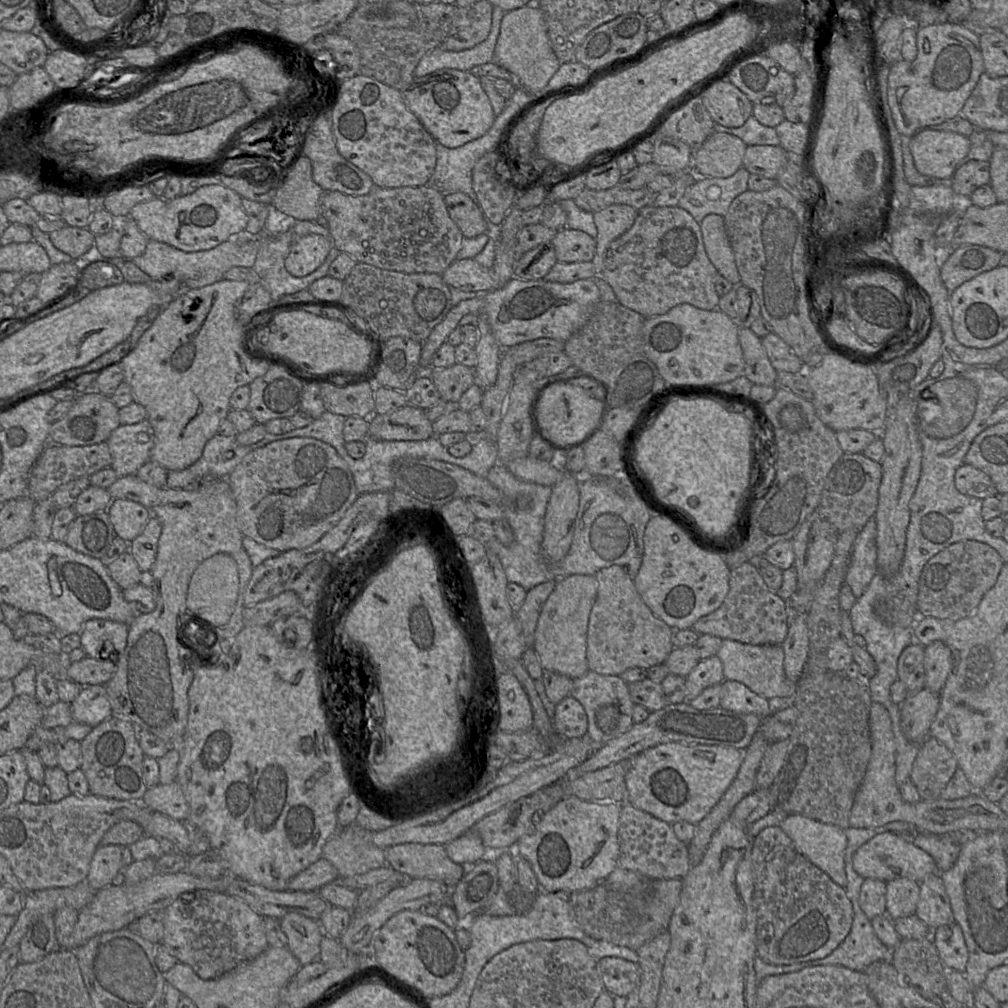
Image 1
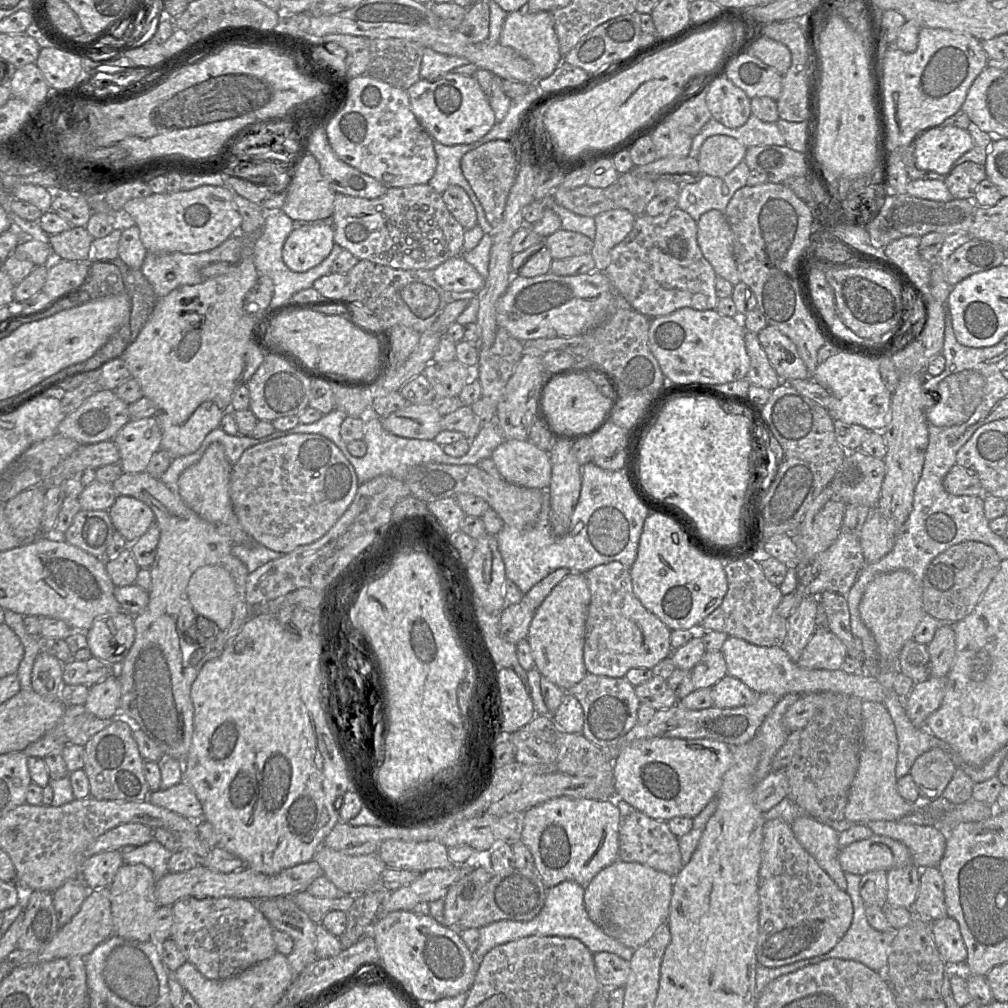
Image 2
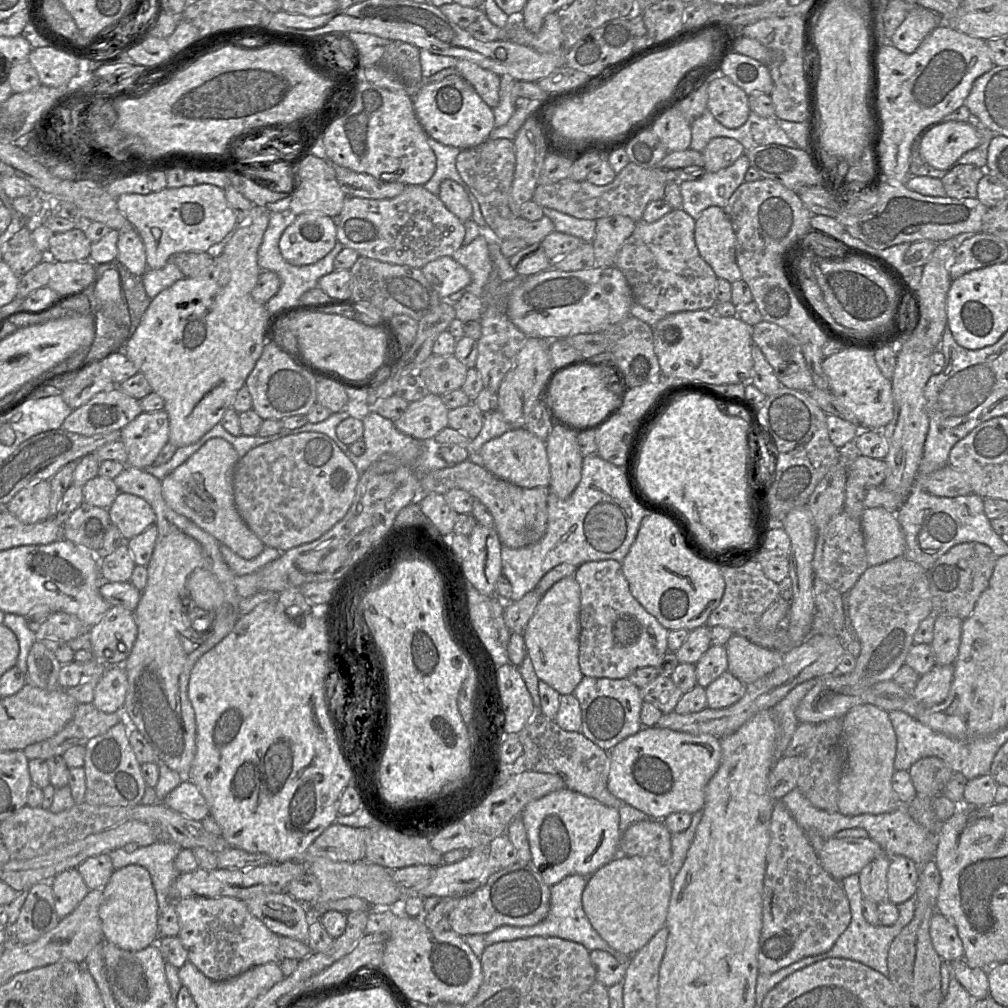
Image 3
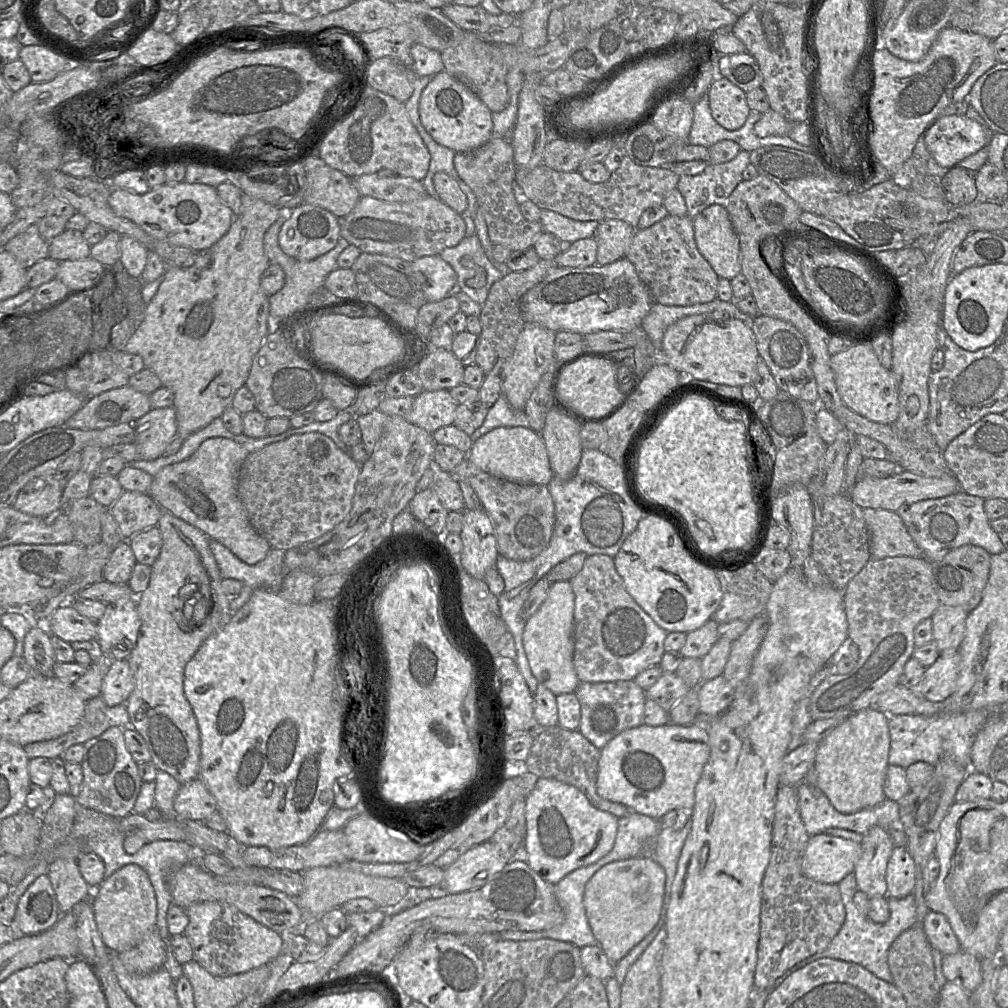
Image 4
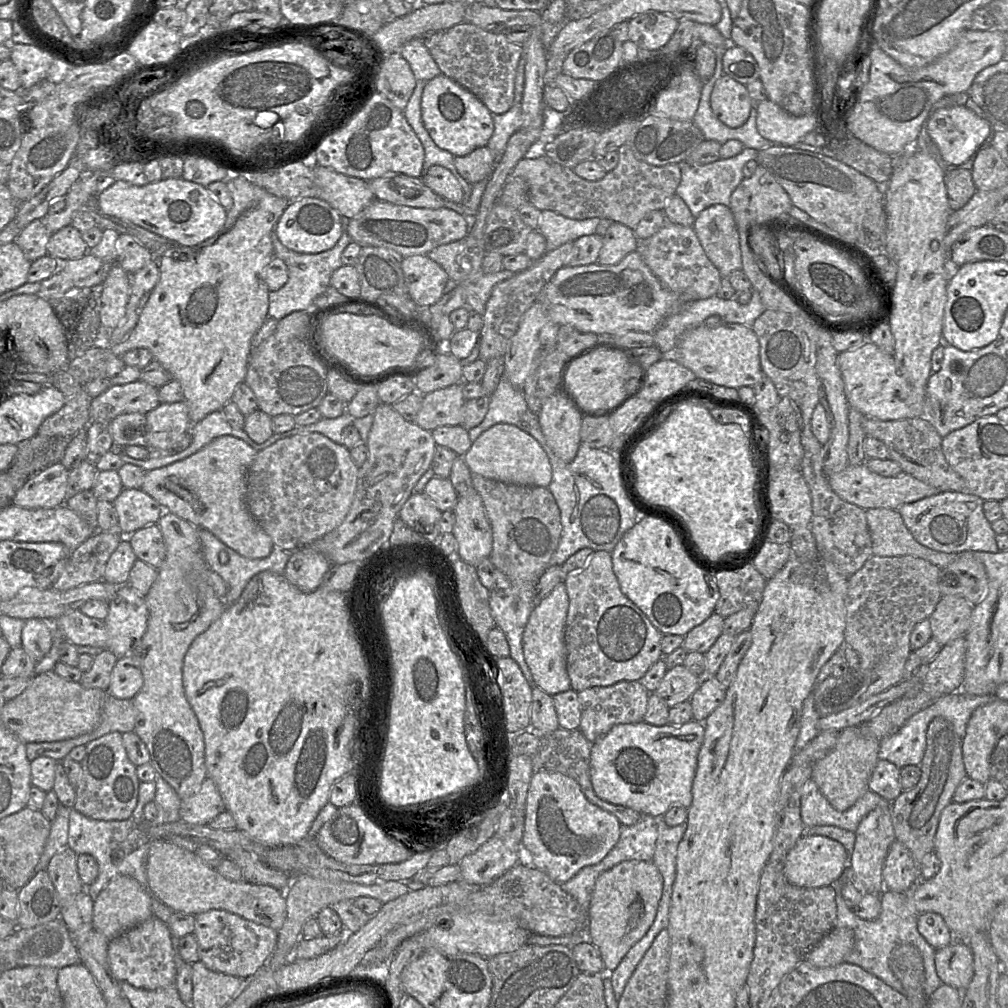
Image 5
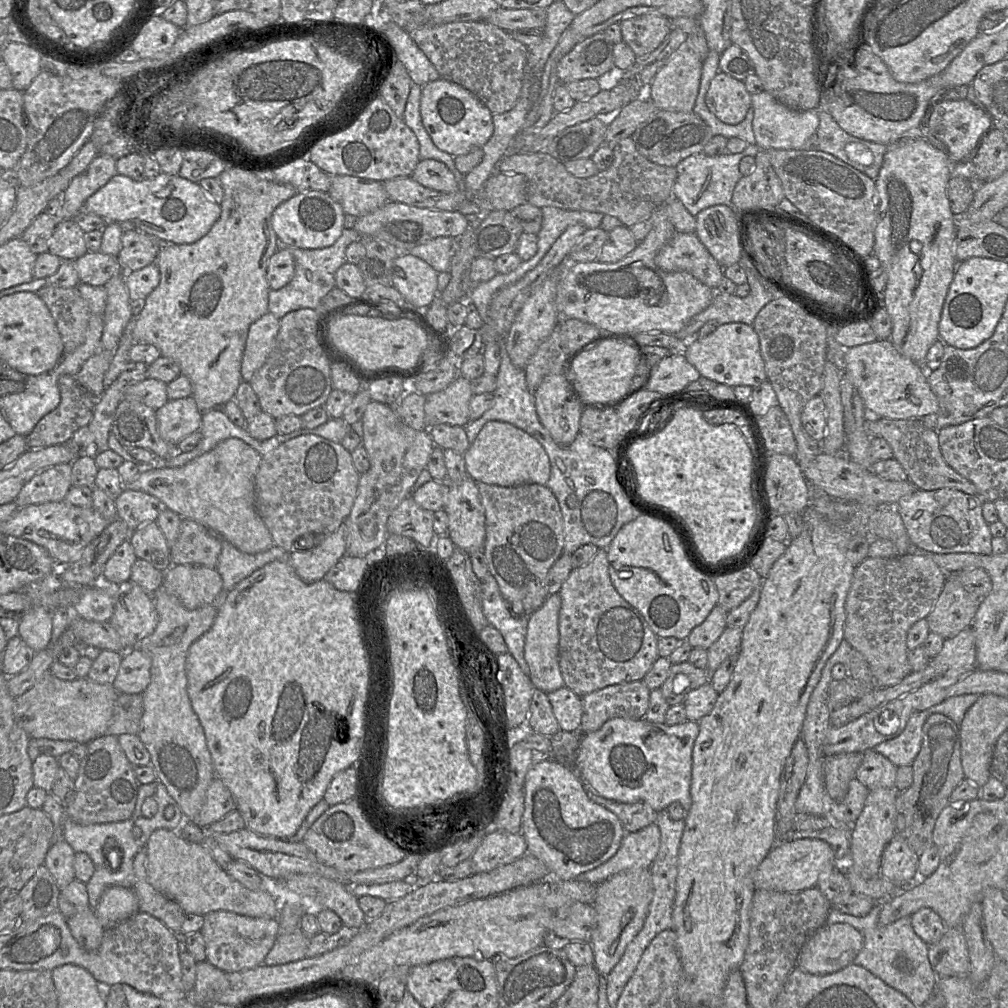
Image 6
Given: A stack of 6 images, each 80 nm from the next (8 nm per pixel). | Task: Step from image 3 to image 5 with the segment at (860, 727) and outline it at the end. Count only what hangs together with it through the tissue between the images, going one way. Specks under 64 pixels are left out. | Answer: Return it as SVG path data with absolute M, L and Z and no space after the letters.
M859 726L840 731L833 750L812 766L812 779L830 804L839 811L848 810L869 790L871 774L879 761L880 741L861 734Z

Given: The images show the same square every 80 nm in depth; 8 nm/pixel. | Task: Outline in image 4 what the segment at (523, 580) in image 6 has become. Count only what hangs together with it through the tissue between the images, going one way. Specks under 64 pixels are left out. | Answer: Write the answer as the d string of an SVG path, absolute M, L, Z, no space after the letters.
M467 457L449 474L457 482L464 481L468 483L476 492L484 511L491 519L499 555L516 561L526 561L536 557L547 547L555 524L555 506L547 485L518 484L494 477L479 469Z

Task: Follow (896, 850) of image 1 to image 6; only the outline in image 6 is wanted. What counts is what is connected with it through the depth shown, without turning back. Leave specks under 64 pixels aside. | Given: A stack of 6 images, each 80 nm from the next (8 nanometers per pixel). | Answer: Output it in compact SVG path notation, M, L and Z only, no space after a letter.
M801 838L775 844L759 864L754 873L756 890L766 889L780 892L798 892L816 887L819 876L835 868L832 847L821 839Z

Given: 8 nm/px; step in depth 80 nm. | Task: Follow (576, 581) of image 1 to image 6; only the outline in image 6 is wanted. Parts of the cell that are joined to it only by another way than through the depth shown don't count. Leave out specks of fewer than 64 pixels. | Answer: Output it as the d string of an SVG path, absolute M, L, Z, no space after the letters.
M559 593L547 596L544 603L529 616L525 638L524 657L530 669L530 680L535 686L546 693L565 686L559 667L559 611L561 597Z

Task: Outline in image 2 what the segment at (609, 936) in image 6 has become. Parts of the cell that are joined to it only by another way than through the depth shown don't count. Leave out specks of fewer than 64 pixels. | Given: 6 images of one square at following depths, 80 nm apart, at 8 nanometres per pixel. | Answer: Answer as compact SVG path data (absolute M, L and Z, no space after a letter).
M620 859L602 869L585 887L584 905L589 918L604 933L624 946L636 950L647 942L657 930L667 924L672 898L674 877L638 862Z

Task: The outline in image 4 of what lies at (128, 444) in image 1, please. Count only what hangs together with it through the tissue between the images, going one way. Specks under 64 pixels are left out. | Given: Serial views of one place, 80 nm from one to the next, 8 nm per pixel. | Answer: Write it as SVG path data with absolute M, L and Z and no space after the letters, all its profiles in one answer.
M174 407L151 409L134 421L133 426L133 444L136 446L139 460L154 460L164 454L177 435L176 411Z

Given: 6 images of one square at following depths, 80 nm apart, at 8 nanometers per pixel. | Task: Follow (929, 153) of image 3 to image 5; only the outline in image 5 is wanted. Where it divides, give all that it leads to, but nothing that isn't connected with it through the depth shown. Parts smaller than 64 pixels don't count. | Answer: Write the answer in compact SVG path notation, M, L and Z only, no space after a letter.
M955 106L938 109L930 114L926 121L926 128L929 136L937 146L944 162L948 165L959 165L967 161L972 155L984 147L990 136L990 123L980 118L969 108Z

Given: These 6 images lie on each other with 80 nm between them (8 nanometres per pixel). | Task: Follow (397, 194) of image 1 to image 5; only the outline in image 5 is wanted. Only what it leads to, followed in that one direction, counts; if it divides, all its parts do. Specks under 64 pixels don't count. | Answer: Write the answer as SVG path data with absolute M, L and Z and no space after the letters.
M374 199L356 217L350 219L346 232L361 247L384 247L408 257L427 255L440 245L464 238L467 235L467 223L461 214L446 207L414 208Z

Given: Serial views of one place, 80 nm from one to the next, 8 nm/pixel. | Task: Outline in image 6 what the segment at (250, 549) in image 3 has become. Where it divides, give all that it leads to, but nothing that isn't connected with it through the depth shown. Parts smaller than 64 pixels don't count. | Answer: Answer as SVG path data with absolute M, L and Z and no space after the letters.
M228 438L221 442L219 442L213 449L206 452L205 454L201 455L198 458L193 459L192 461L188 462L187 464L180 466L180 467L163 467L163 468L143 468L140 475L131 483L124 484L124 489L129 490L136 490L136 491L143 491L150 495L155 496L158 498L163 507L170 509L177 513L182 519L191 519L196 521L197 523L205 526L207 529L214 531L215 533L219 533L223 538L229 541L232 545L234 545L240 551L247 553L247 554L257 554L263 551L270 549L274 546L273 538L264 524L263 520L259 516L256 507L255 507L255 477L260 465L262 457L260 454L253 449L251 446L246 444L244 441L238 438Z

